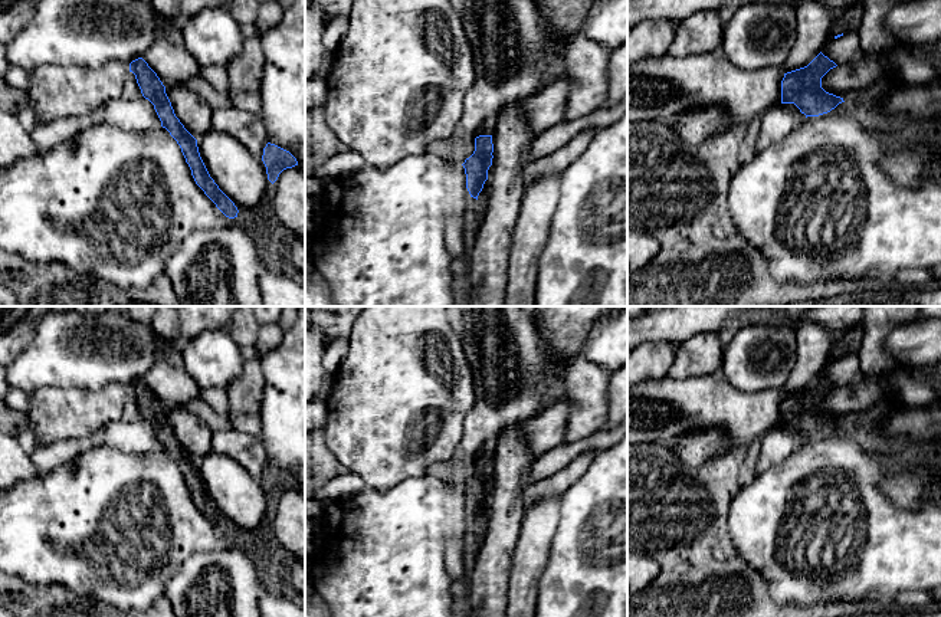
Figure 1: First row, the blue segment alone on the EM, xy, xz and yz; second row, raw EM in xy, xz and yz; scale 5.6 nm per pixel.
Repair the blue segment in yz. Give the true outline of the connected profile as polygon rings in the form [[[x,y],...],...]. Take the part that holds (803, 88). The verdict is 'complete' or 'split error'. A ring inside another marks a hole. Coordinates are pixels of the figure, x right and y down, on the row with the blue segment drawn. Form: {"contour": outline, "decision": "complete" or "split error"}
{"contour": [[[820,52],[807,66],[784,73],[781,104],[794,104],[806,118],[819,116],[835,109],[845,101],[826,92],[822,88],[822,78],[836,66]]], "decision": "complete"}

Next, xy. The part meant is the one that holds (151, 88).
{"contour": [[[138,58],[129,63],[129,72],[135,75],[142,96],[154,105],[154,109],[161,121],[161,127],[165,128],[180,145],[196,184],[226,217],[237,217],[237,207],[210,177],[200,157],[197,140],[184,128],[184,125],[176,116],[171,102],[165,93],[165,86],[163,85],[157,73],[142,58]]], "decision": "complete"}

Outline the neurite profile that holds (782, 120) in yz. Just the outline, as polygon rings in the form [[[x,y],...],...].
[[[777,104],[761,116],[755,155],[771,147],[803,124],[806,115],[794,104]]]

